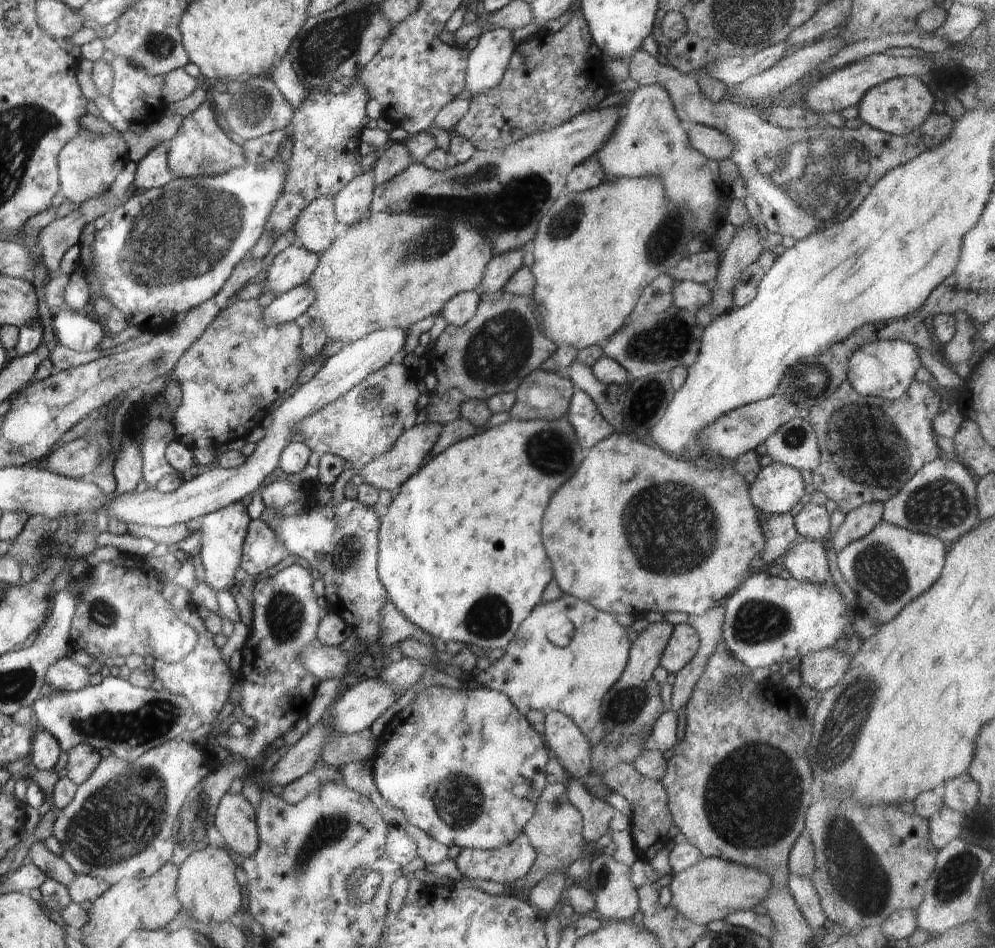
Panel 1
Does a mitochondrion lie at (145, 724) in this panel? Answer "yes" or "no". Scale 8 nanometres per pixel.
yes

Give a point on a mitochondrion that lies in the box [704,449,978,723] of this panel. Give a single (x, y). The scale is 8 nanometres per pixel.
(941, 504)

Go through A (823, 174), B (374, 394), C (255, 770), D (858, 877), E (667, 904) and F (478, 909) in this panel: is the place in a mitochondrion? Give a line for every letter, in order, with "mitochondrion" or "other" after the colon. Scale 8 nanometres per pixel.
A: mitochondrion
B: mitochondrion
C: other
D: mitochondrion
E: other
F: other

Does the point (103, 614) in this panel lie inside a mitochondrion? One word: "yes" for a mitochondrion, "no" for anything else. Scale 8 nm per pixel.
yes

